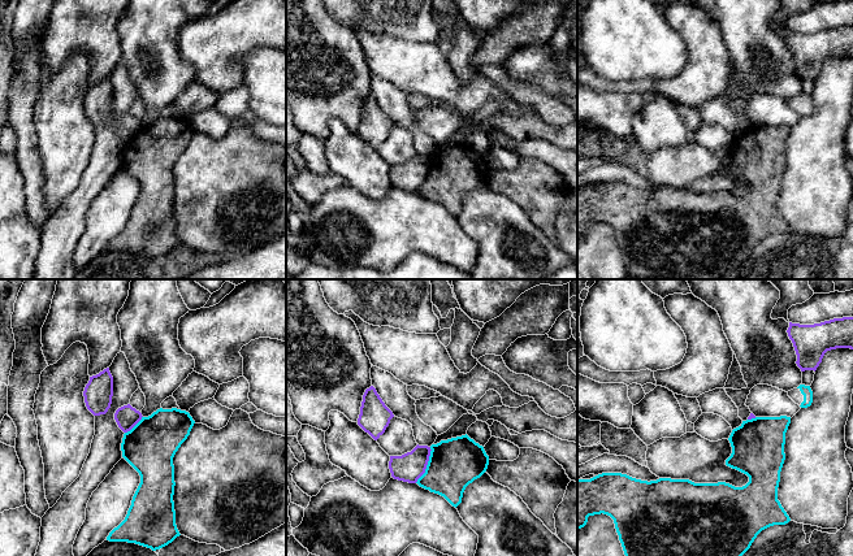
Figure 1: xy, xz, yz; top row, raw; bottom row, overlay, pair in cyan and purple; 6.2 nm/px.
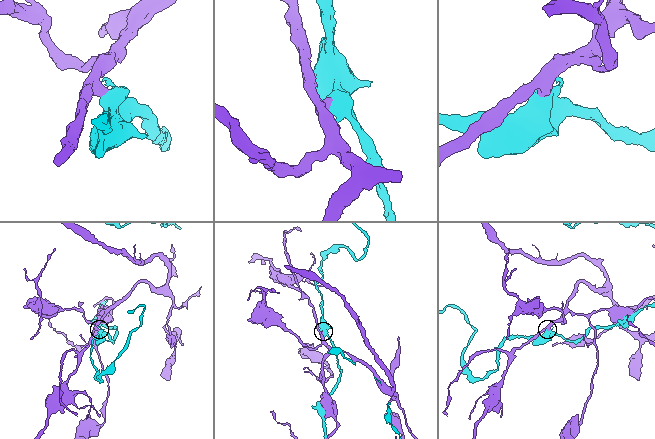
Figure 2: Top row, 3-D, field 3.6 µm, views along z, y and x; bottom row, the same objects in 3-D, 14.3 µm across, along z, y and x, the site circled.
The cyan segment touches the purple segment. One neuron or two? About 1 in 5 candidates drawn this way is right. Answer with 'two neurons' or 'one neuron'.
two neurons

